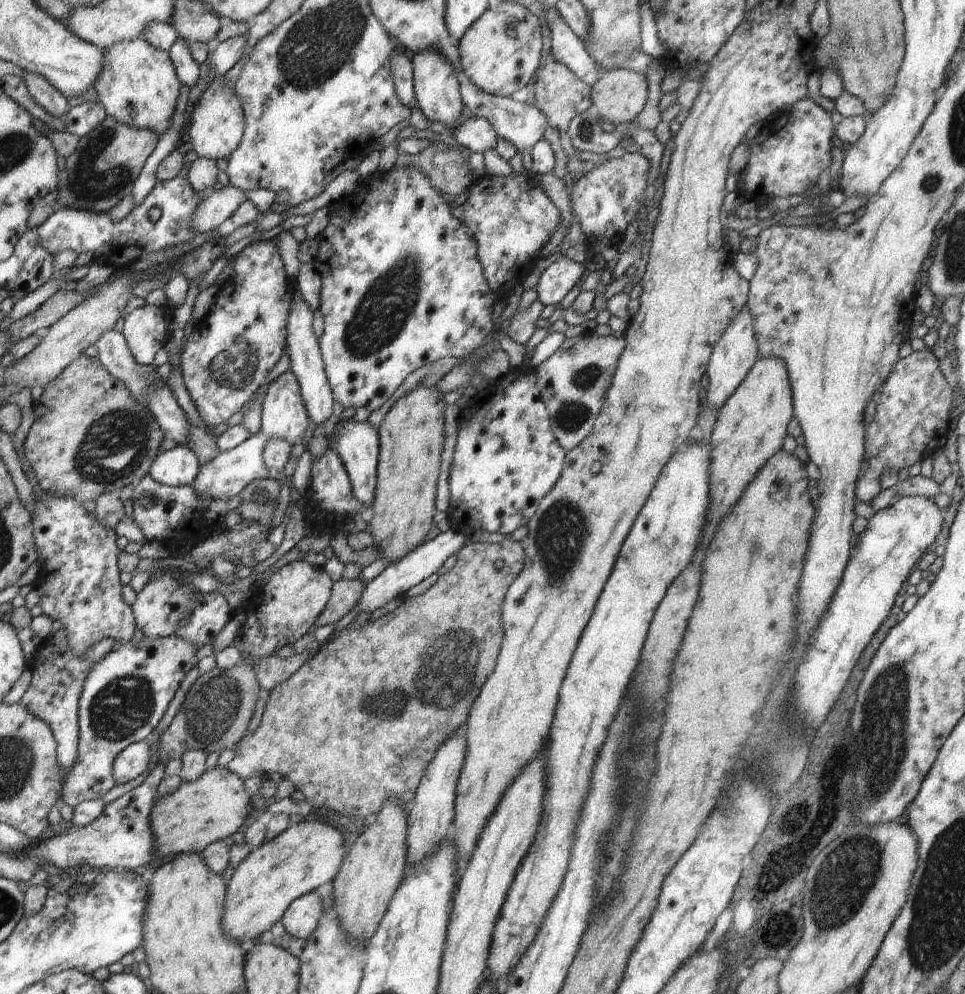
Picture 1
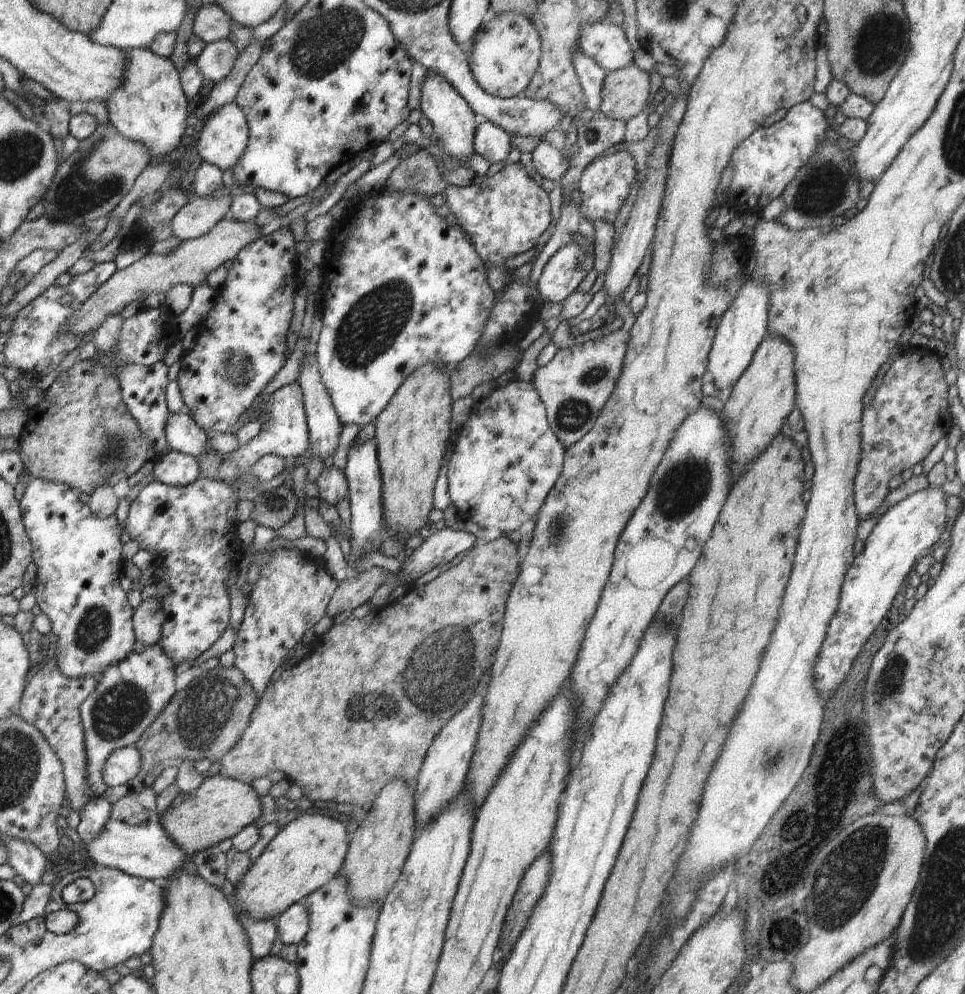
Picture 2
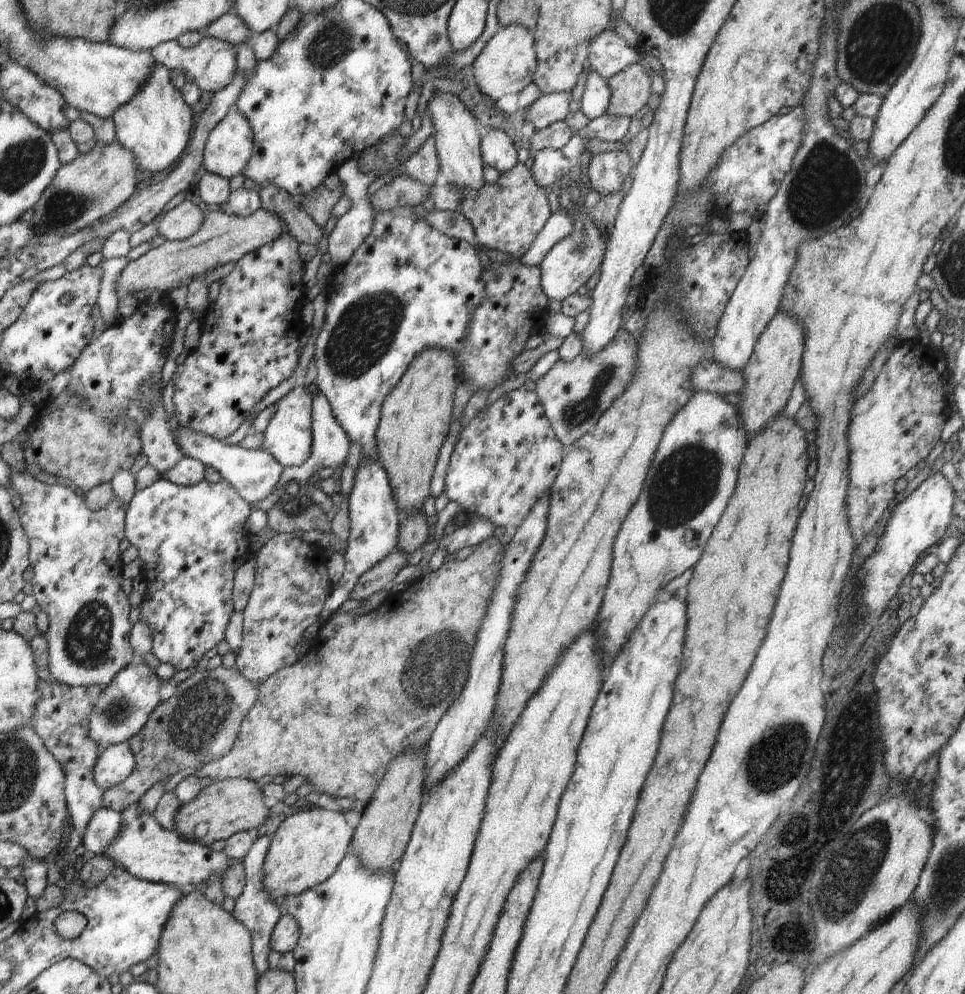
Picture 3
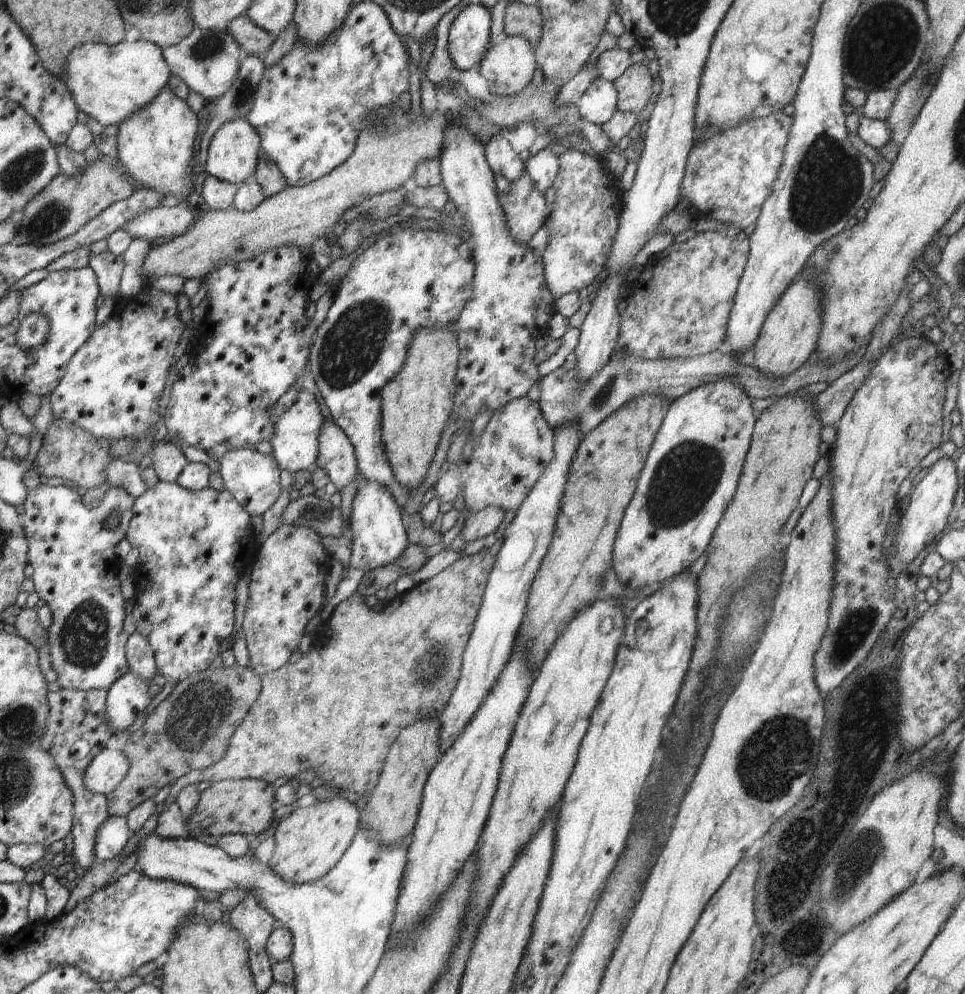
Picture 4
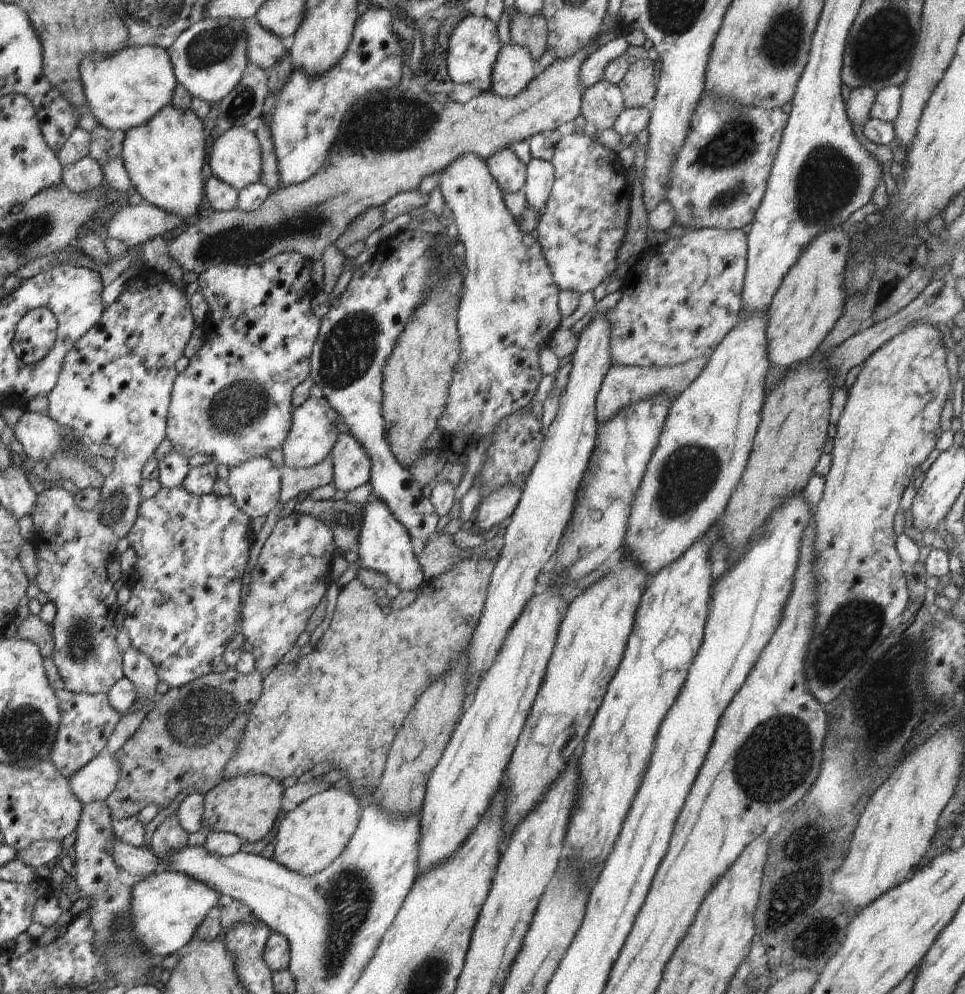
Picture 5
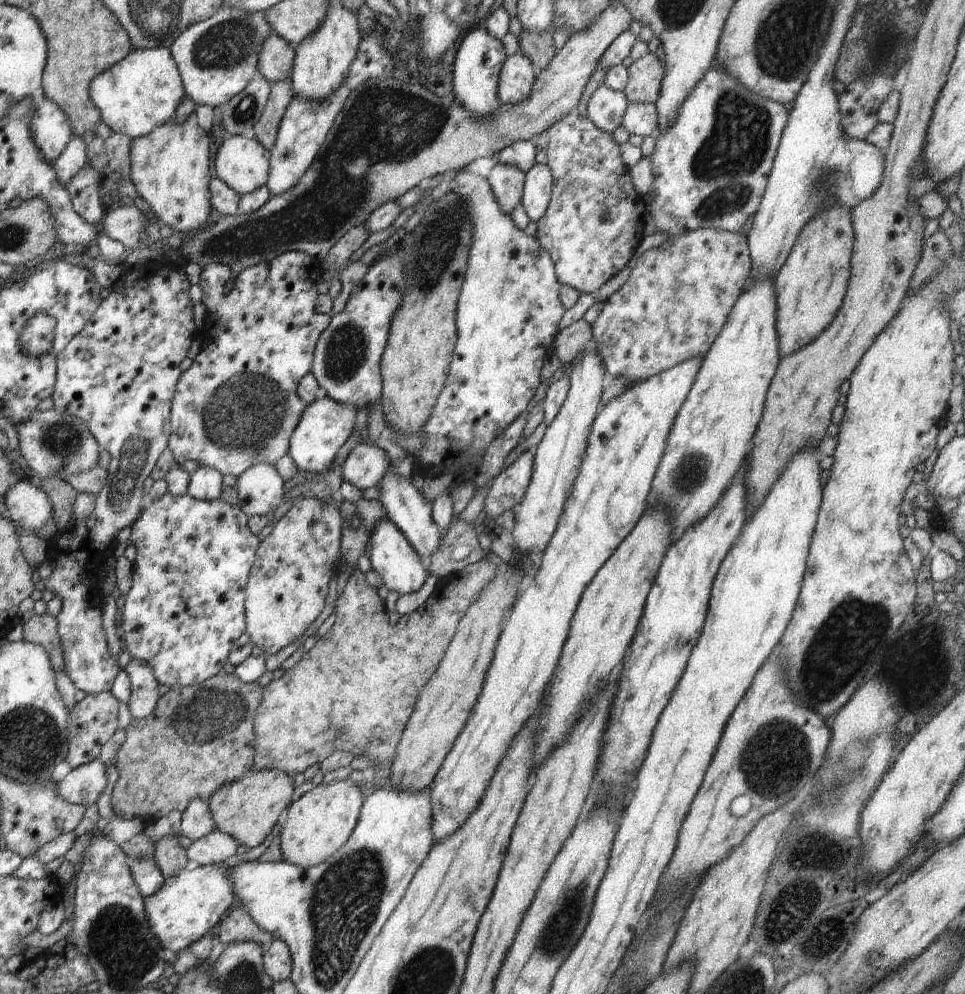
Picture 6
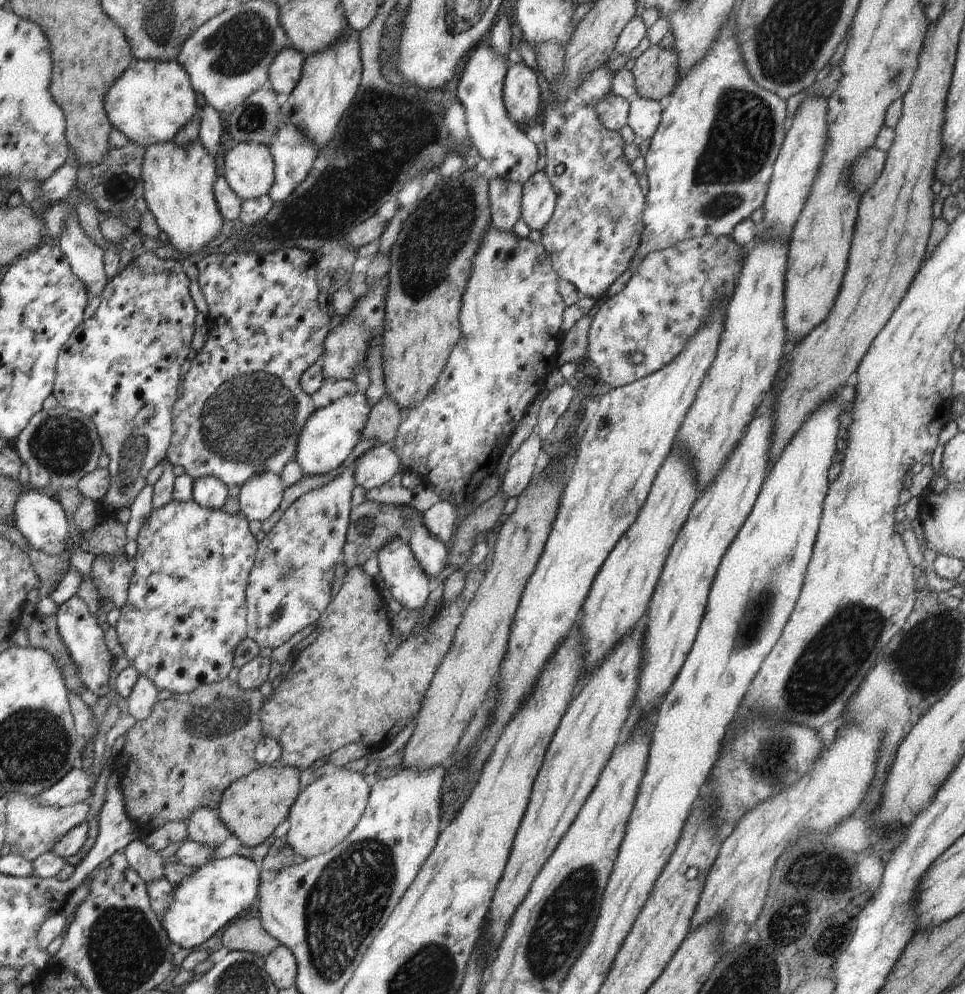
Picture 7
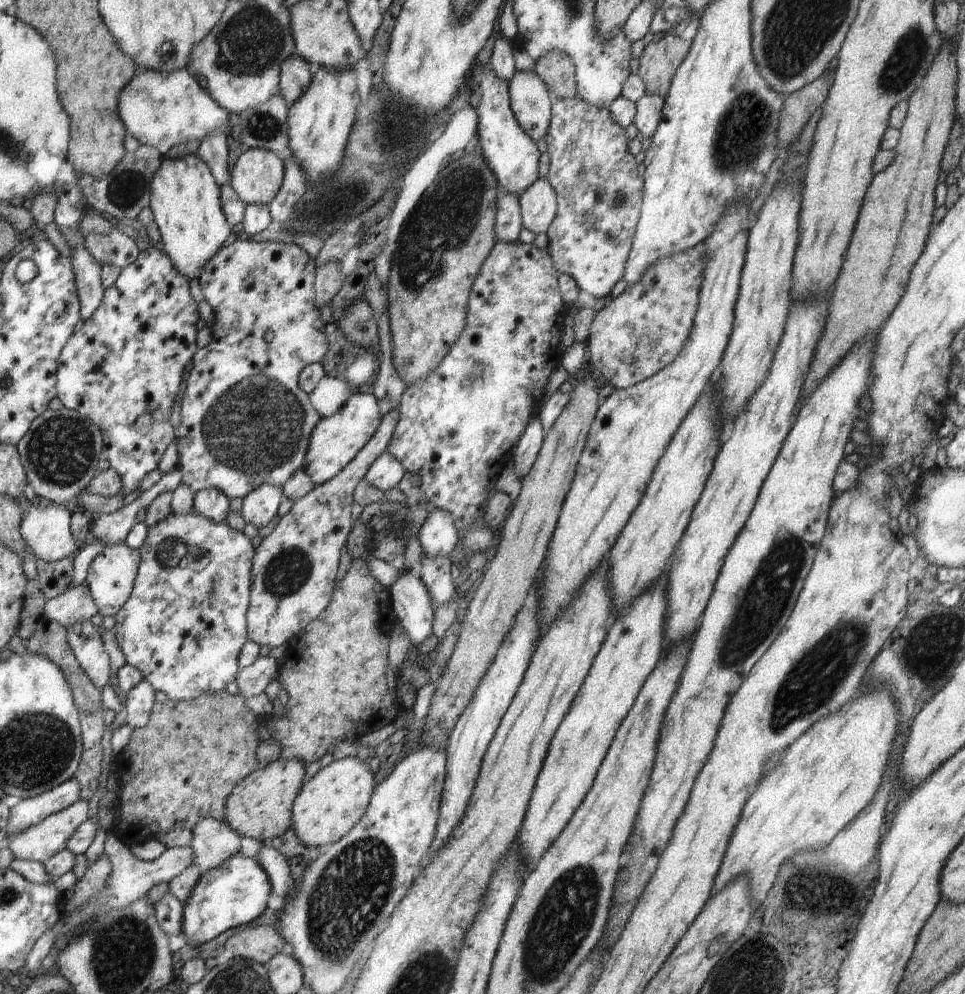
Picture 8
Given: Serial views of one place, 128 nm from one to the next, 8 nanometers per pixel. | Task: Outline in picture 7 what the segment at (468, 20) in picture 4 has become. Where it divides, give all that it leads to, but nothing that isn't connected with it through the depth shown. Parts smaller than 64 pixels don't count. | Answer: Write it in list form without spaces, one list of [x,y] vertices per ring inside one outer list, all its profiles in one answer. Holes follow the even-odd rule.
[[[480,42],[470,50],[458,85],[458,100],[466,110],[468,136],[474,153],[482,156],[500,178],[523,185],[526,180],[530,180],[530,176],[536,174],[540,154],[537,144],[516,126],[504,106],[502,88],[507,68],[507,60],[500,58],[491,46]]]

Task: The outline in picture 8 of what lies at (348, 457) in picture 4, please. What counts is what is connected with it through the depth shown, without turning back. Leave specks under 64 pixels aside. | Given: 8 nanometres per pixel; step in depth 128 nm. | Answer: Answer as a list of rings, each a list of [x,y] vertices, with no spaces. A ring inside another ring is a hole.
[[[382,452],[376,462],[370,465],[365,479],[370,486],[376,487],[383,492],[390,488],[398,487],[398,483],[404,478],[404,467],[390,452]]]

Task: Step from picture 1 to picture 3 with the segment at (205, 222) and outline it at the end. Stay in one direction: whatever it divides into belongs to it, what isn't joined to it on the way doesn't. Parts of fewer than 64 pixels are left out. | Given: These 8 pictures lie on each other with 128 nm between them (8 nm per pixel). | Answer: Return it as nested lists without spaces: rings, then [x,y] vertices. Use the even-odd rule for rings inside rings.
[[[189,197],[166,212],[156,222],[156,226],[158,226],[159,235],[166,241],[186,240],[198,232],[204,217],[205,212],[198,207],[197,199]]]

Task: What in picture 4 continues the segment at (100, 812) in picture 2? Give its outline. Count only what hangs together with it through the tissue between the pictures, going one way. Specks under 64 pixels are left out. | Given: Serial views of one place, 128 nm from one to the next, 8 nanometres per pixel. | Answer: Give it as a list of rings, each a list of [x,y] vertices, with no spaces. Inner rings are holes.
[[[109,815],[96,834],[96,842],[94,842],[96,860],[104,861],[116,858],[131,836],[132,832],[128,828],[126,817]]]

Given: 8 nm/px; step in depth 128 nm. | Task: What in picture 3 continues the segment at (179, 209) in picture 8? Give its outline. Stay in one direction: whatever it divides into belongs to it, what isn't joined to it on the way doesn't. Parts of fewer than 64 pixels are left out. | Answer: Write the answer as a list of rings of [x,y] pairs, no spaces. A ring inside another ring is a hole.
[[[154,64],[146,82],[126,104],[118,106],[112,114],[116,139],[126,150],[134,154],[140,169],[146,172],[162,172],[184,152],[192,132],[193,111],[184,100],[182,93],[170,80],[170,70],[162,64]]]

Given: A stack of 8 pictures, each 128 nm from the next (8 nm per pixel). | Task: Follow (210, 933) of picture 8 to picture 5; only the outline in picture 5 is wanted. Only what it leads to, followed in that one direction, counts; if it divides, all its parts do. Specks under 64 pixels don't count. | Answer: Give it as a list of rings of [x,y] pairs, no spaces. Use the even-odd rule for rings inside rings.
[[[174,871],[148,874],[142,880],[136,880],[132,885],[130,912],[132,915],[132,936],[136,944],[144,952],[152,956],[160,955],[163,959],[172,954],[178,954],[182,946],[195,936],[196,928],[208,914],[216,913],[218,894],[214,888]]]

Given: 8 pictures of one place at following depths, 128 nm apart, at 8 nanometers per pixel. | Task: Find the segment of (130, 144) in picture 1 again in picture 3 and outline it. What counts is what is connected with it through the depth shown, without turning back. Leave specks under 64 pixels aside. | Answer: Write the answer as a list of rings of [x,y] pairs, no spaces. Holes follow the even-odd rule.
[[[117,139],[110,144],[98,140],[90,152],[79,153],[70,164],[61,165],[50,186],[46,188],[40,200],[33,206],[34,216],[32,216],[31,222],[35,236],[28,245],[47,245],[50,240],[57,240],[74,232],[77,233],[78,230],[85,229],[93,223],[99,222],[104,216],[115,212],[116,208],[122,206],[134,194],[138,169],[134,154],[130,150],[126,150]]]

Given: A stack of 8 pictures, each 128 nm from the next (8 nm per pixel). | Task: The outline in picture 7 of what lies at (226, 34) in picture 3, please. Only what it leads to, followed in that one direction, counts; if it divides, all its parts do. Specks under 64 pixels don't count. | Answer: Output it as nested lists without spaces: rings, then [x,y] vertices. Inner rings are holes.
[[[284,48],[274,58],[274,62],[268,68],[268,78],[272,82],[272,89],[281,98],[287,98],[292,94],[304,66],[305,55],[293,48]]]

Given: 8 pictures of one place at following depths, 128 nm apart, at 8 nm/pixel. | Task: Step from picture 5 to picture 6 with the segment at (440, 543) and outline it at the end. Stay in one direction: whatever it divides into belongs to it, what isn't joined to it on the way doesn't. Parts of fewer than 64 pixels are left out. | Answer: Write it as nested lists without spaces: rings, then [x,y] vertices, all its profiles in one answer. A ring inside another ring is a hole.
[[[458,521],[442,532],[438,550],[425,561],[430,576],[438,579],[449,577],[469,564],[492,555],[482,550],[472,525]]]

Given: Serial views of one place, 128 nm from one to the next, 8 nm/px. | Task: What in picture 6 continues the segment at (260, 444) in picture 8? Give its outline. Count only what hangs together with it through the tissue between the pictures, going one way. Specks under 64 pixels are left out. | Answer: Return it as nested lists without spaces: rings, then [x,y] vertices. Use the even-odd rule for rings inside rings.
[[[288,251],[284,254],[278,255],[276,258],[273,258],[272,260],[267,260],[266,262],[261,262],[257,265],[252,265],[246,268],[246,270],[242,270],[242,272],[235,273],[228,268],[225,264],[220,263],[214,263],[214,264],[208,264],[208,266],[205,266],[201,270],[200,279],[197,283],[198,286],[202,289],[202,304],[206,306],[206,312],[208,320],[212,318],[212,322],[208,322],[208,324],[214,324],[212,328],[208,329],[207,331],[202,331],[202,342],[201,342],[201,349],[198,353],[198,356],[194,358],[194,362],[192,362],[192,365],[186,372],[182,373],[182,376],[180,376],[180,380],[178,380],[178,384],[176,384],[176,390],[174,392],[174,396],[172,398],[172,406],[171,406],[171,416],[170,416],[170,434],[169,434],[169,440],[168,440],[168,446],[170,448],[170,452],[174,455],[175,462],[181,465],[183,462],[188,462],[188,460],[192,460],[192,462],[198,462],[200,467],[208,466],[210,468],[214,468],[214,470],[218,470],[220,474],[232,474],[232,476],[240,476],[240,474],[244,474],[248,468],[252,468],[254,464],[256,463],[266,463],[266,464],[272,464],[275,465],[282,456],[286,456],[288,454],[288,448],[290,448],[289,442],[290,437],[292,436],[292,432],[294,432],[294,428],[298,426],[298,422],[300,422],[300,416],[302,416],[302,412],[306,410],[307,404],[304,404],[300,398],[298,398],[298,384],[300,384],[300,380],[306,376],[306,374],[312,372],[312,364],[313,364],[313,354],[314,350],[316,348],[316,344],[318,342],[318,339],[320,338],[320,334],[328,328],[328,324],[330,324],[330,314],[326,313],[320,313],[316,311],[316,298],[318,298],[318,291],[316,290],[316,285],[321,280],[321,277],[323,276],[323,271],[321,270],[321,261],[319,258],[312,258],[311,256],[308,256],[308,254],[304,254],[300,251]]]

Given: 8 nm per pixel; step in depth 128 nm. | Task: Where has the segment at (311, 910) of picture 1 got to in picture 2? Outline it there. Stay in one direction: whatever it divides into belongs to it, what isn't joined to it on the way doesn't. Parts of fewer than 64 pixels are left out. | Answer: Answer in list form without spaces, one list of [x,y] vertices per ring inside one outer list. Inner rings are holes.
[[[296,903],[276,917],[277,938],[282,944],[298,944],[308,934],[310,918],[308,910],[302,903]]]

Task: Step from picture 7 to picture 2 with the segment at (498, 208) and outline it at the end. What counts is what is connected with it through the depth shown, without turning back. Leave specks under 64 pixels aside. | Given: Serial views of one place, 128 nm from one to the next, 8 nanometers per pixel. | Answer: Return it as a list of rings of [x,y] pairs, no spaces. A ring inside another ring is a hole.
[[[480,119],[474,132],[472,148],[496,168],[506,164],[511,151],[510,142],[512,142],[510,134],[506,134],[502,128],[492,122]]]

